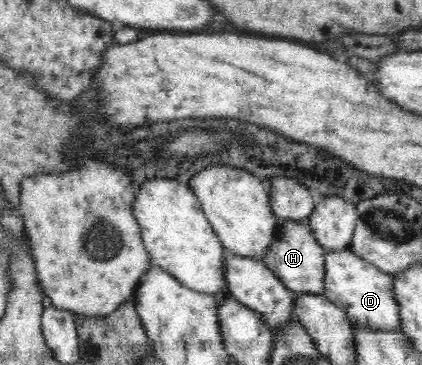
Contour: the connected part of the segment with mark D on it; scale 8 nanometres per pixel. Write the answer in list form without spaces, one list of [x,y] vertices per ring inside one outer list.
[[[350,248],[325,251],[326,274],[323,294],[336,306],[346,311],[353,327],[401,331],[400,307],[393,291],[393,278],[363,260]]]

